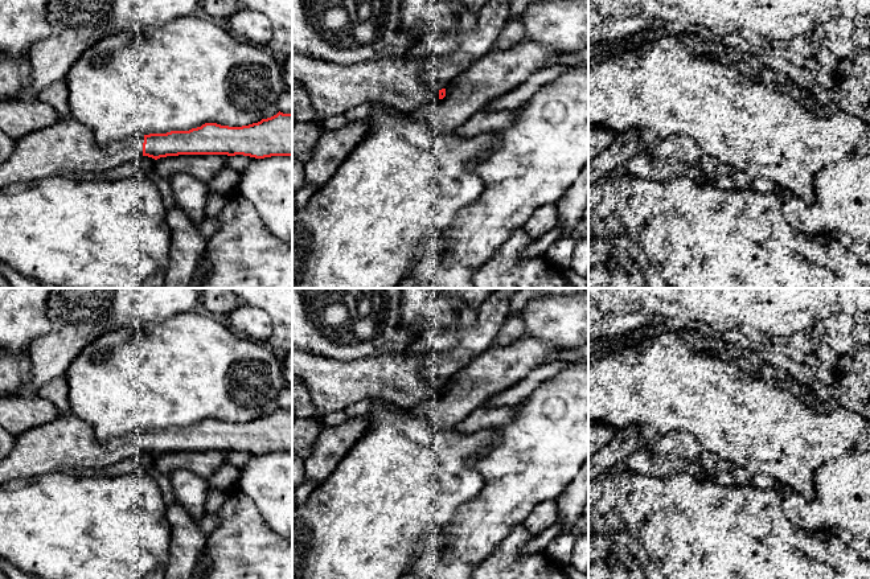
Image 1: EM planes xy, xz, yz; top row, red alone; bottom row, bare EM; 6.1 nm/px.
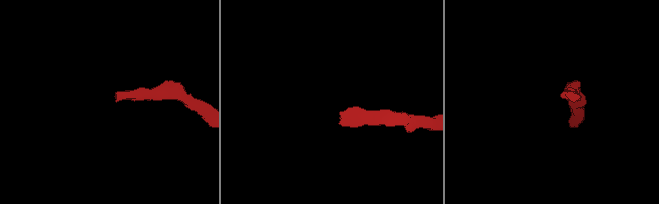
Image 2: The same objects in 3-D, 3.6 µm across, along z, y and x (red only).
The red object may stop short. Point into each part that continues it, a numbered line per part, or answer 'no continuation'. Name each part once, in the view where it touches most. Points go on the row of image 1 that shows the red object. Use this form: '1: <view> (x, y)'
1: xy (68, 146)

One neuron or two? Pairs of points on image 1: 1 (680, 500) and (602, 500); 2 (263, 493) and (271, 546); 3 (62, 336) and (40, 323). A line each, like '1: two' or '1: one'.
1: two
2: two
3: two

